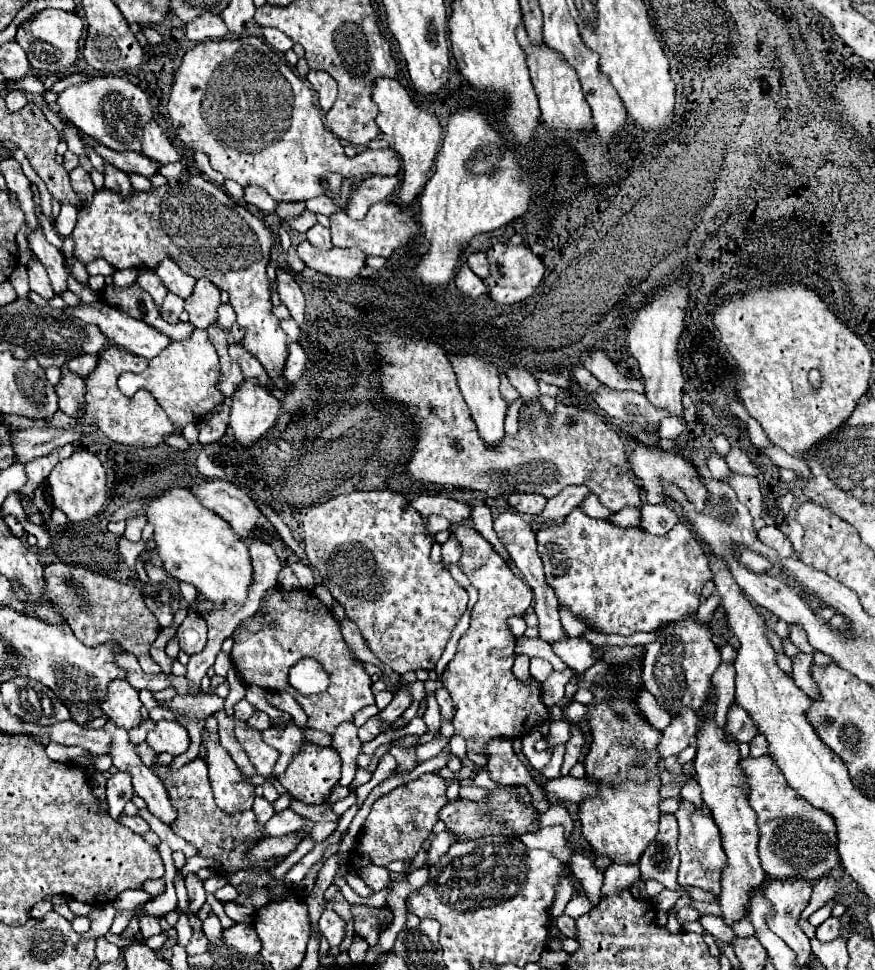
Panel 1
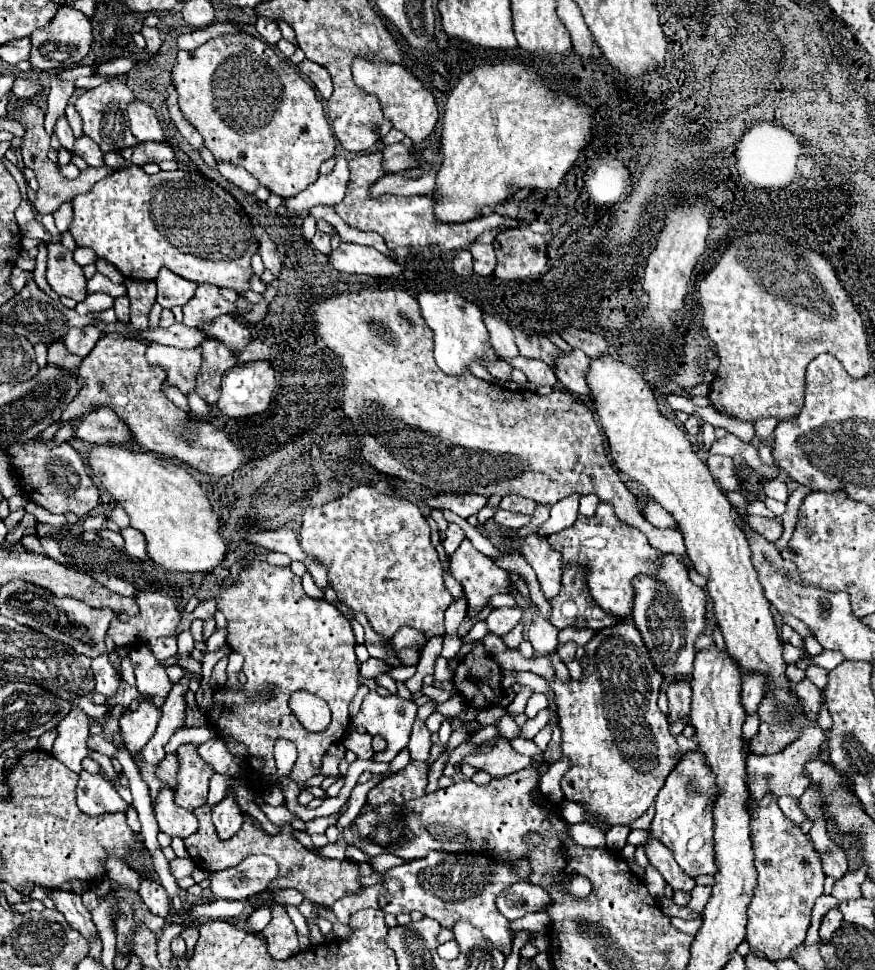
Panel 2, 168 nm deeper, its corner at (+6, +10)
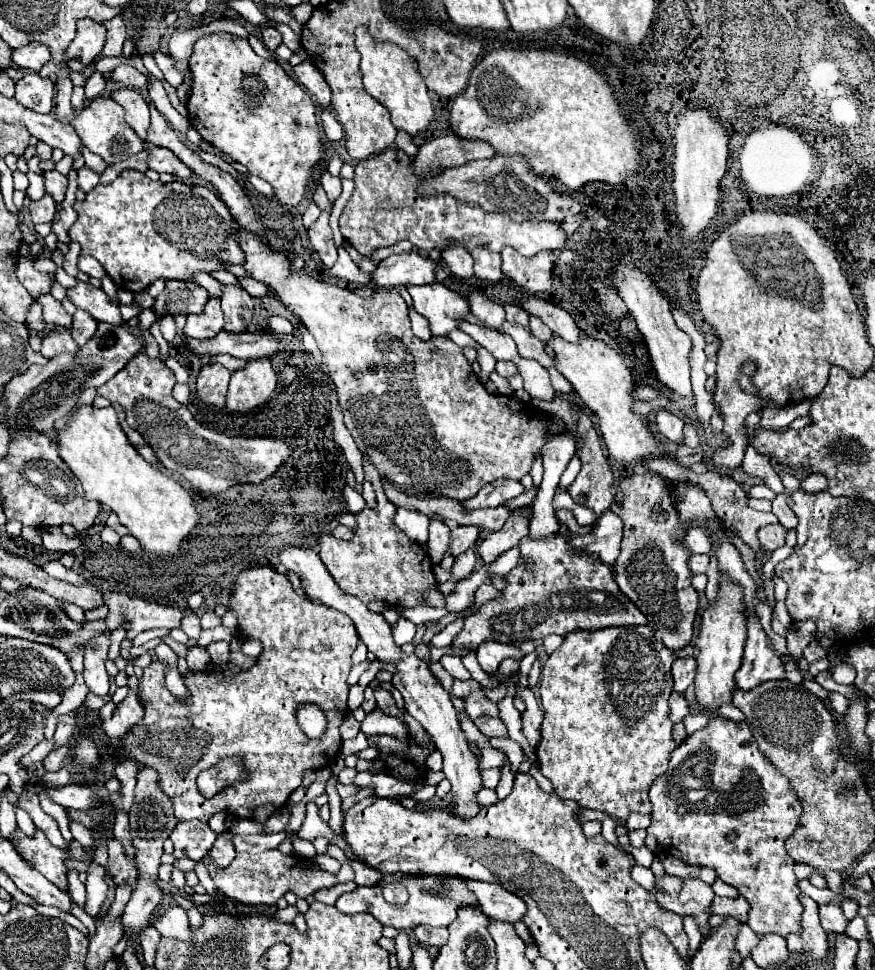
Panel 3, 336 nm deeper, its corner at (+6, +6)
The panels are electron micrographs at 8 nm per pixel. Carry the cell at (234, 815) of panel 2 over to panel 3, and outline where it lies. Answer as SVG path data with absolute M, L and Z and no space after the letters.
M228 831L220 833L214 847L212 847L212 851L210 851L210 857L214 859L214 865L218 869L226 869L226 865L230 865L234 855L236 855L234 845L230 843L230 837L232 837L232 833L228 833Z

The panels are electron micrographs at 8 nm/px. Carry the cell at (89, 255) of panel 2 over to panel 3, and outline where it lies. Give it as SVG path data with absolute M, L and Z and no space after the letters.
M70 243L68 245L70 249L68 249L68 253L64 255L64 271L68 273L68 275L72 275L72 277L76 277L78 275L78 267L76 267L76 261L78 261L78 255L80 255L80 245L78 243Z

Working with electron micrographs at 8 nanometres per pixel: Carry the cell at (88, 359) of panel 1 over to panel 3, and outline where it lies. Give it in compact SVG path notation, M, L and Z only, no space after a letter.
M76 311L74 313L74 323L70 333L74 335L74 341L82 347L98 329L98 321L92 315L86 315L86 311Z

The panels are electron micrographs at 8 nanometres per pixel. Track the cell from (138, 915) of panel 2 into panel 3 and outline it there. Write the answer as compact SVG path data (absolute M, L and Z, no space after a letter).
M110 839L108 841L108 853L110 853L110 873L114 875L116 885L122 883L130 883L132 887L136 885L136 867L134 863L126 857L124 847L118 839Z

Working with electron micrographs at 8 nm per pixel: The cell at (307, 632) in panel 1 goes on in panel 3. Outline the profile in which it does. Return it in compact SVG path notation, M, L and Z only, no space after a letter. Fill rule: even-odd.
M254 567L242 571L228 599L228 607L232 613L238 615L240 635L246 639L258 639L264 645L258 663L252 669L242 669L240 673L228 675L222 680L204 671L192 671L190 677L182 675L184 685L188 689L188 697L174 697L164 685L166 663L152 661L144 669L144 675L138 685L138 697L144 707L142 723L138 723L138 727L134 727L134 731L128 731L122 739L110 739L108 743L112 757L118 757L120 761L132 759L138 767L150 765L154 771L158 771L160 789L166 795L170 795L172 801L176 803L178 821L198 819L202 823L208 823L212 815L228 811L238 819L254 819L258 823L264 823L278 807L286 805L292 791L296 791L302 785L304 771L308 769L316 771L320 767L330 765L342 745L338 727L342 725L342 719L348 711L346 677L352 669L350 657L358 645L354 623L340 611L322 607L298 595L292 589L290 581L270 567ZM306 703L320 707L328 721L326 733L316 741L306 737L296 719L296 709ZM228 755L244 757L250 779L244 783L236 783L232 789L218 793L214 799L202 797L196 789L198 773L214 767L218 759Z

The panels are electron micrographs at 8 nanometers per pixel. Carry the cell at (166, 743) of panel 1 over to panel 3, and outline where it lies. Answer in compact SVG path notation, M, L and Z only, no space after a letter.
M132 677L128 681L128 695L124 701L120 701L112 713L110 719L102 721L100 723L100 729L108 735L108 737L122 737L128 729L132 729L134 725L138 725L144 717L144 709L138 701L138 695L136 695L136 685L138 685L138 679Z

